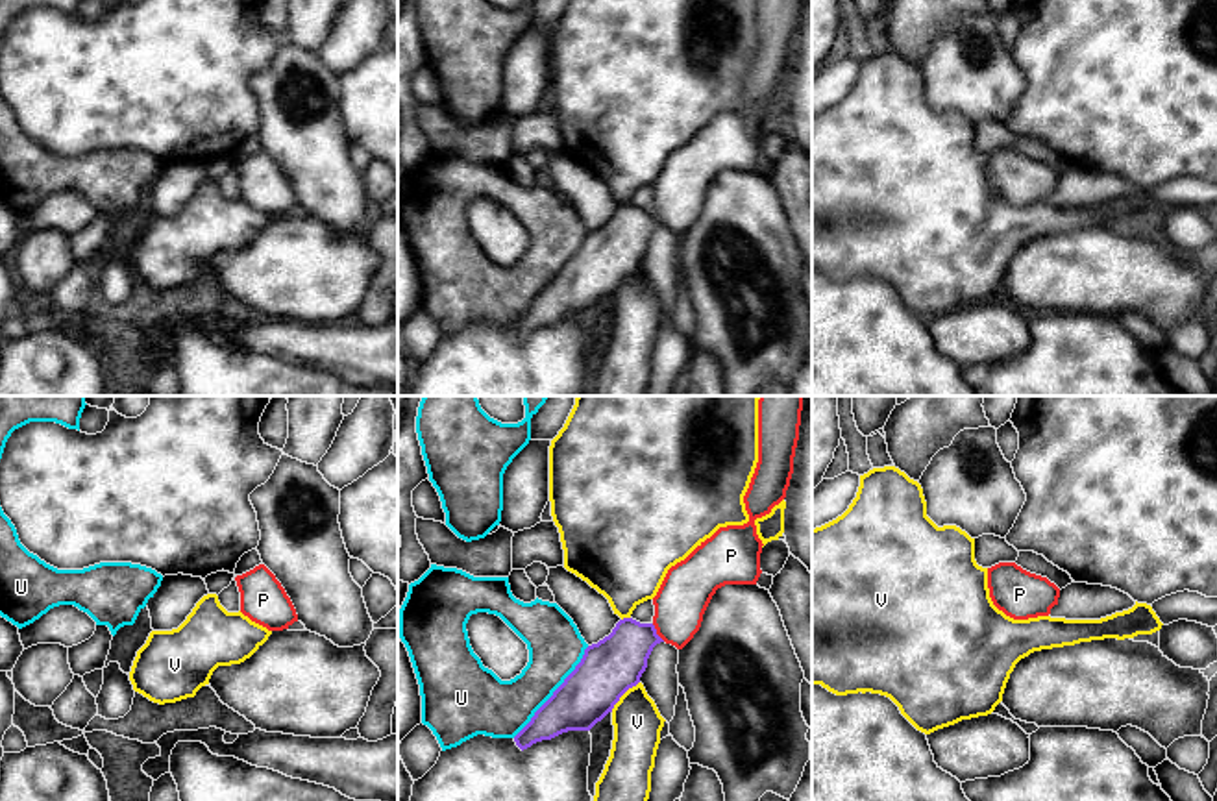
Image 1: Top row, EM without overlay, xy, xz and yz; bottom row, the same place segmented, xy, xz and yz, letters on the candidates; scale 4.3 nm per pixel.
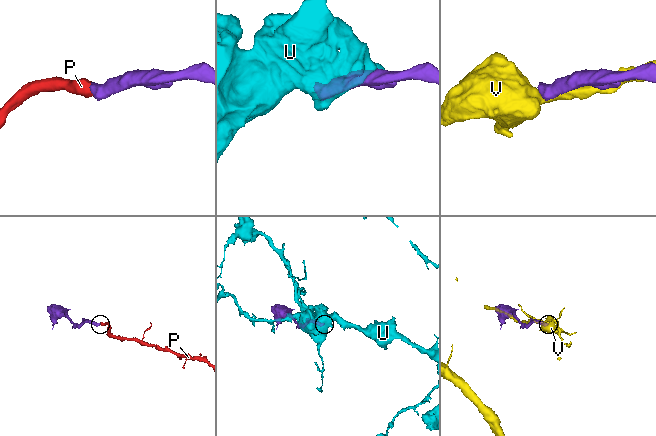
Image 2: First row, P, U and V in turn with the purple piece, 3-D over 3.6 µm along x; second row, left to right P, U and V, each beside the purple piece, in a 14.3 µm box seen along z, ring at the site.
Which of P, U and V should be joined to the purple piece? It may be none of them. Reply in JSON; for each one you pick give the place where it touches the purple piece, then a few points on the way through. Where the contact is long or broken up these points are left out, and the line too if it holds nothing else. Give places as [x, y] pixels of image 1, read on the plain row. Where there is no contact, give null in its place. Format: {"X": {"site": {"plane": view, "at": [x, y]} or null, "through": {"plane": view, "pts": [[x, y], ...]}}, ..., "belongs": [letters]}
{"P": {"site": {"plane": "xz", "at": [655, 219]}, "through": {"plane": "xz", "pts": [[614, 250], [642, 222], [655, 219], [679, 191]]}}, "belongs": ["P"]}

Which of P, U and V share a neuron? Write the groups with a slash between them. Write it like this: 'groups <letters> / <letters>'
groups P / U / V

